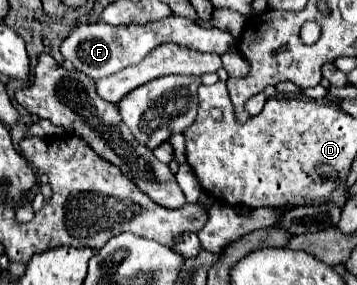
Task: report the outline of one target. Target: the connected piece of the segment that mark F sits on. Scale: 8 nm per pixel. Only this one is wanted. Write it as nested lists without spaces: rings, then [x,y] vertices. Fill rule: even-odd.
[[[167,17],[149,25],[117,25],[117,27],[107,23],[89,23],[75,27],[67,35],[67,39],[61,43],[61,55],[77,71],[89,75],[91,79],[97,79],[139,63],[151,49],[155,49],[161,43],[177,43],[193,51],[223,55],[231,51],[231,47],[237,43],[237,37],[233,37],[229,31],[223,29],[205,29],[187,17]]]

